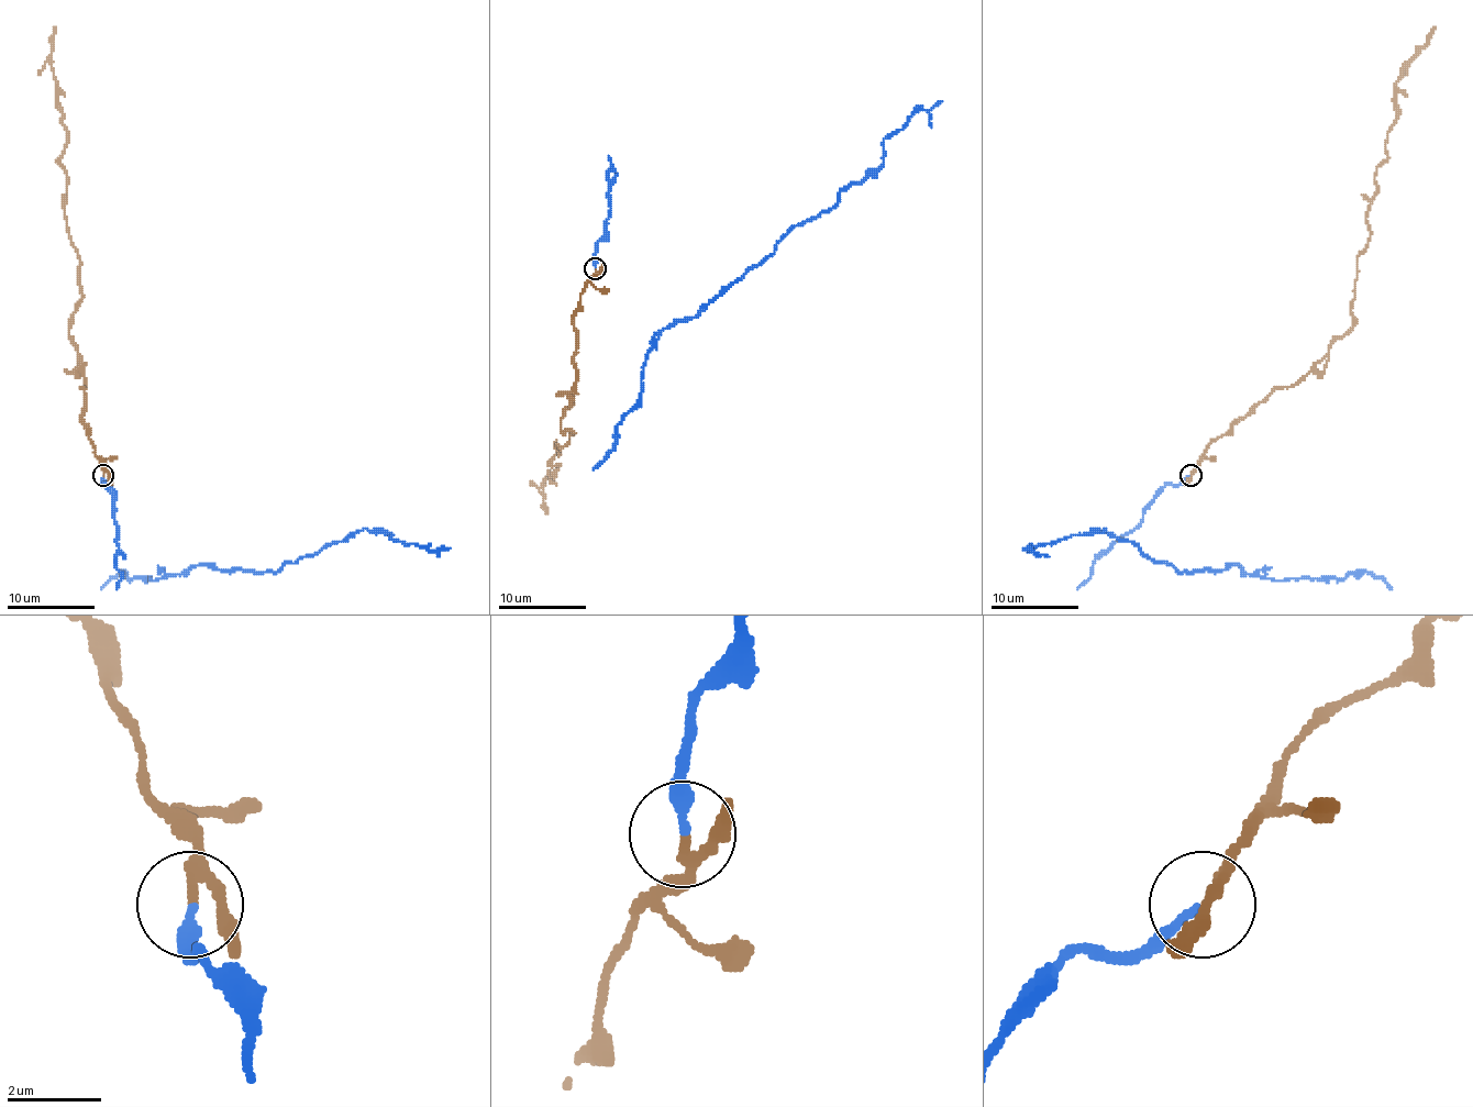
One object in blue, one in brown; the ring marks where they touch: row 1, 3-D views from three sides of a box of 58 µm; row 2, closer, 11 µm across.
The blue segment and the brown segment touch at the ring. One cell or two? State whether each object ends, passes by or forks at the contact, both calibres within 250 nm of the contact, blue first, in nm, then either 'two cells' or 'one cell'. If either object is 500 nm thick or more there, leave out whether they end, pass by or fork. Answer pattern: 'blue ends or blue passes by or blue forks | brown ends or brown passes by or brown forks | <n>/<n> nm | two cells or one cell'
blue ends | brown passes by | 200/160 nm | one cell

